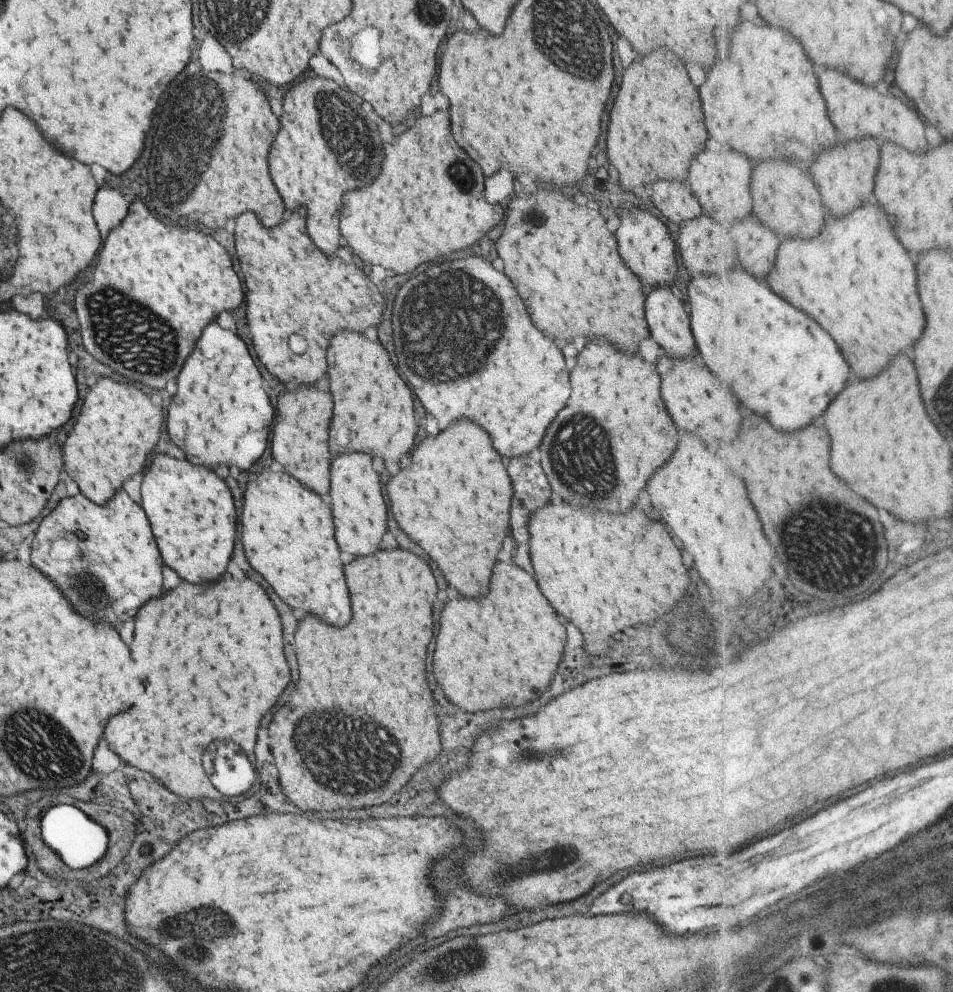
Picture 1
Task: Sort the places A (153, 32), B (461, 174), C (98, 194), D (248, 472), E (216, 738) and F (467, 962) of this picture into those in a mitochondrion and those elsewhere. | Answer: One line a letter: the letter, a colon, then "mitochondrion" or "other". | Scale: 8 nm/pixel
A: other
B: mitochondrion
C: other
D: other
E: mitochondrion
F: mitochondrion

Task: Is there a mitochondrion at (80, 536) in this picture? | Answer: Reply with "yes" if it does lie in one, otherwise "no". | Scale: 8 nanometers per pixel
no

